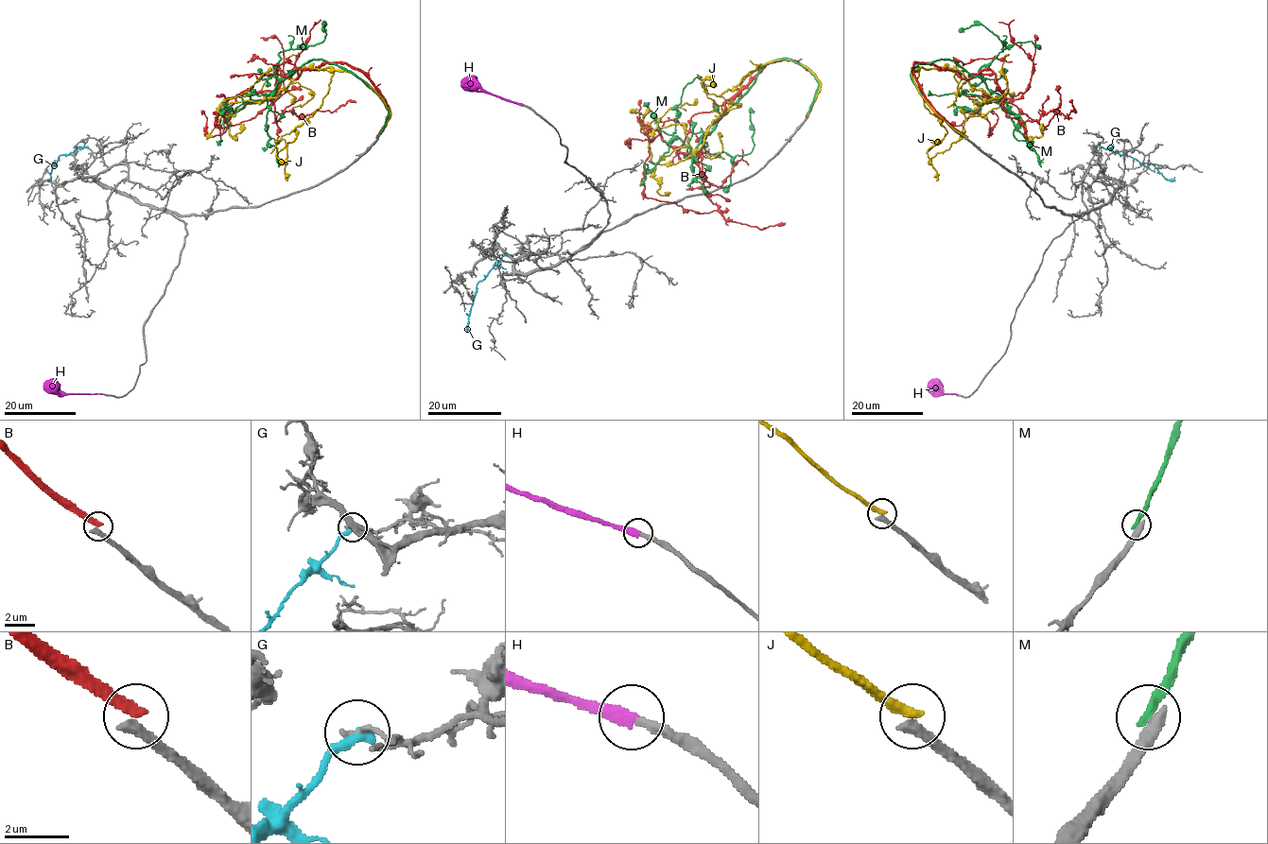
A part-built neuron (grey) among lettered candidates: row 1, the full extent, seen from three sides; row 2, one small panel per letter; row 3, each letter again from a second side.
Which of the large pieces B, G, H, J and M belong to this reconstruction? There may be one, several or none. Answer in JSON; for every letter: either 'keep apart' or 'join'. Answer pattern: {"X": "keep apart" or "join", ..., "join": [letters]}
{"B": "keep apart", "G": "keep apart", "H": "join", "J": "keep apart", "M": "keep apart", "join": ["H"]}

